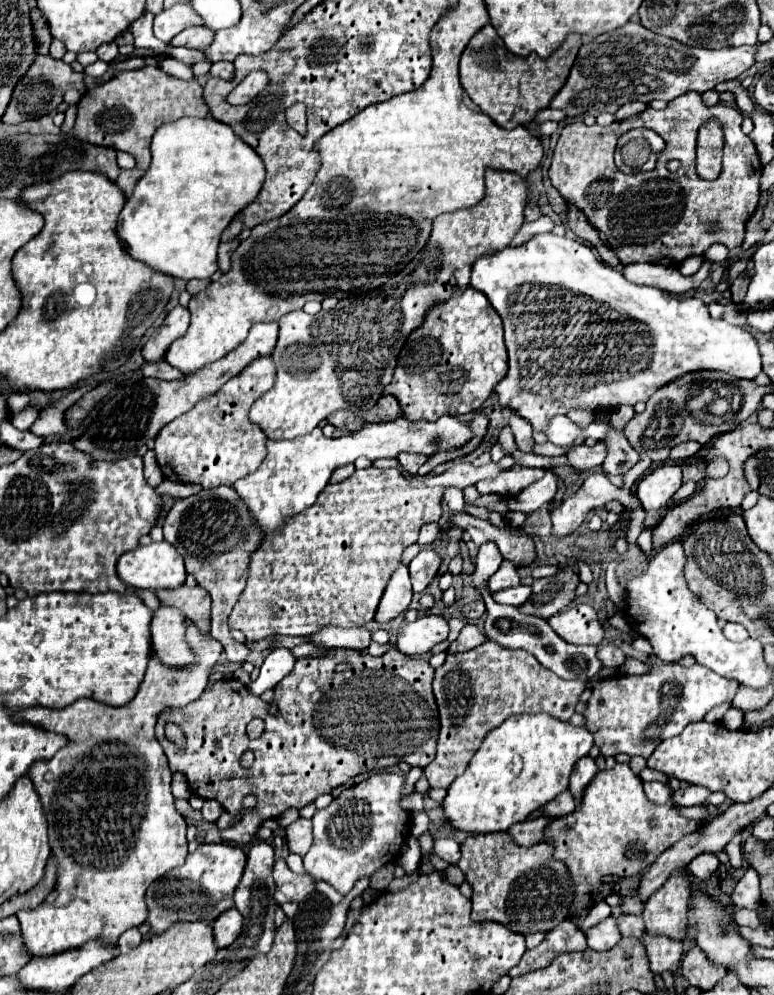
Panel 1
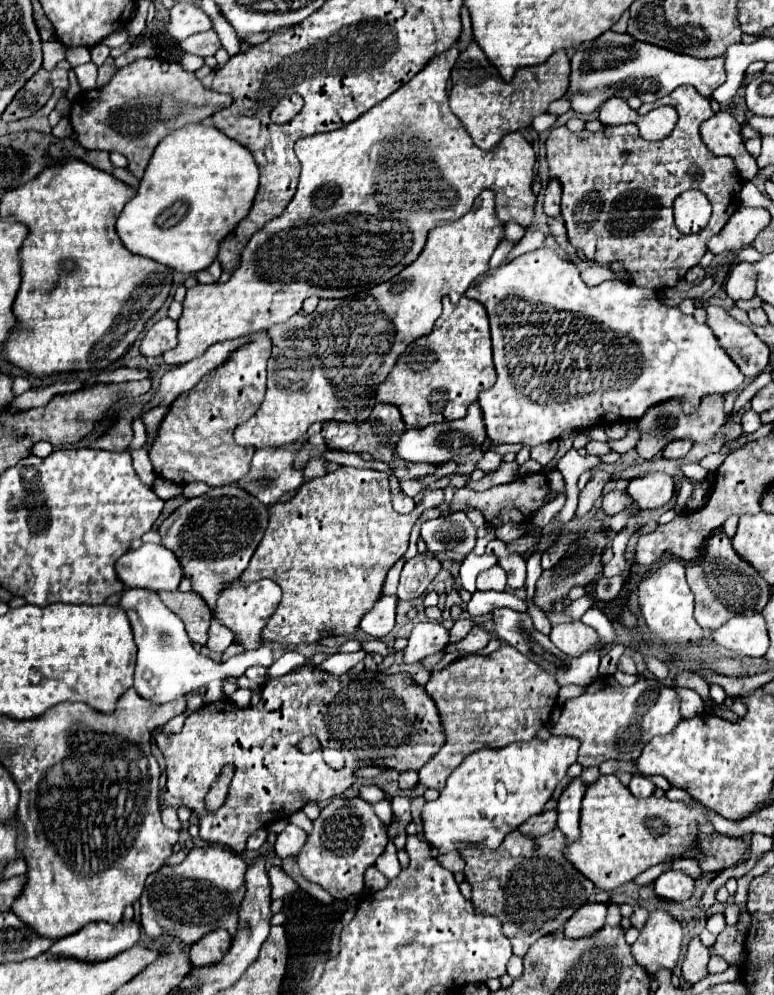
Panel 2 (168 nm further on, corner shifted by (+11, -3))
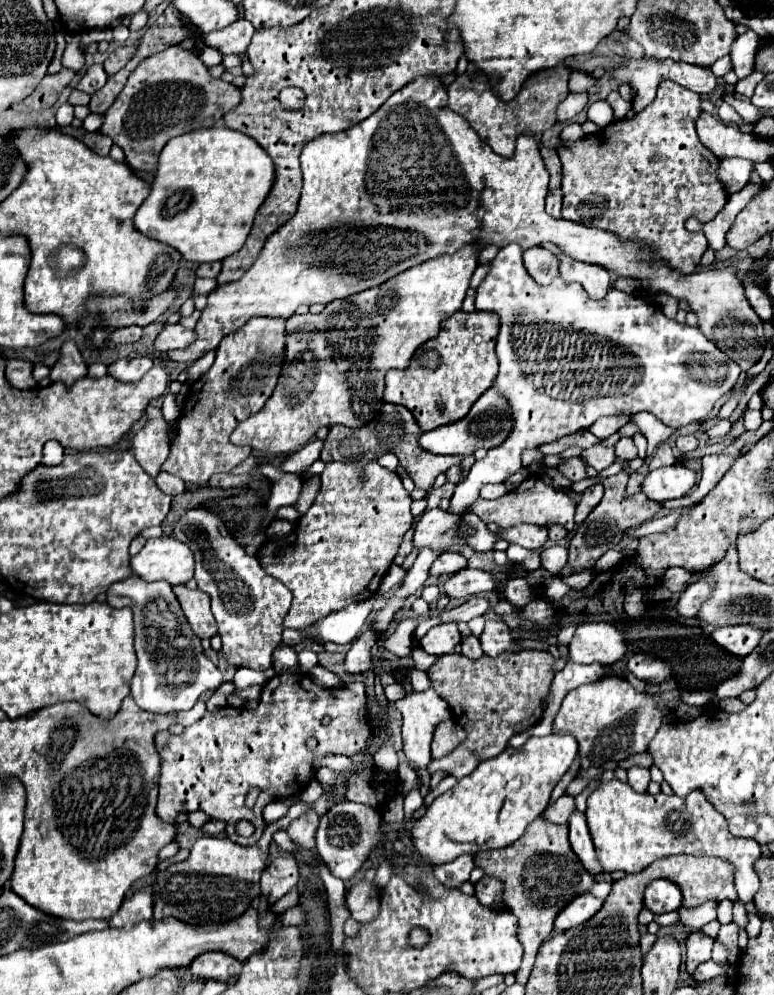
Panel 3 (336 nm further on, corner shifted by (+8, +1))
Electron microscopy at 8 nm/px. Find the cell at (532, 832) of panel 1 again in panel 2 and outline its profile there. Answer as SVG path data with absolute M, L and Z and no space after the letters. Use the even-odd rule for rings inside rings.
M548 809L544 813L538 813L538 815L532 815L526 823L522 823L518 827L518 833L526 835L526 837L540 837L548 831L552 831L556 827L556 817L558 817L558 811L556 809Z

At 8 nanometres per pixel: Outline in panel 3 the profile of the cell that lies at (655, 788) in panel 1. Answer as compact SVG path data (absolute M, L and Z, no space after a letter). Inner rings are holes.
M631 767L631 769L627 769L627 773L629 773L629 785L635 789L635 791L639 791L639 793L645 793L647 791L647 785L649 785L649 769L645 769L645 767Z

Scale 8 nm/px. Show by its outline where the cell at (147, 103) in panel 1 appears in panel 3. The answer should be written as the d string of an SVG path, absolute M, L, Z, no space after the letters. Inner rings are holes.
M171 45L141 61L141 65L129 75L123 91L103 115L105 123L99 131L109 135L113 143L125 151L127 165L137 171L155 173L159 153L169 139L195 129L213 127L217 119L239 103L239 87L211 77L201 57L193 51L183 49L181 45Z

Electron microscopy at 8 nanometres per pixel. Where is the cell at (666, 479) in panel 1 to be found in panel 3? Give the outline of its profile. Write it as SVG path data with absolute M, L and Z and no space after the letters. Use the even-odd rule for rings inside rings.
M675 463L669 467L659 467L647 475L643 481L643 493L651 501L669 501L687 495L697 483L697 475L693 469Z

